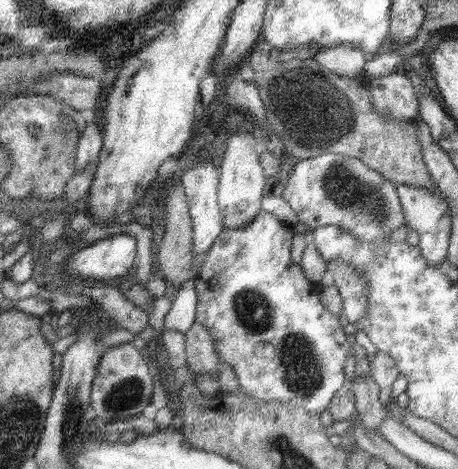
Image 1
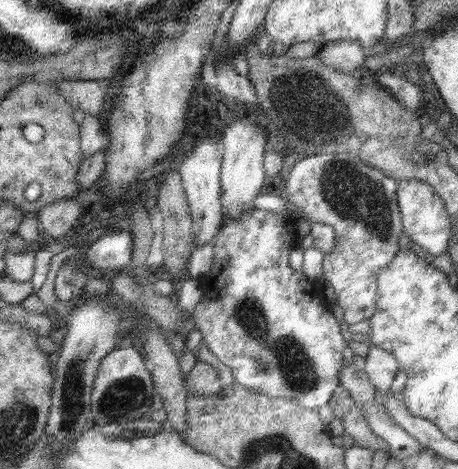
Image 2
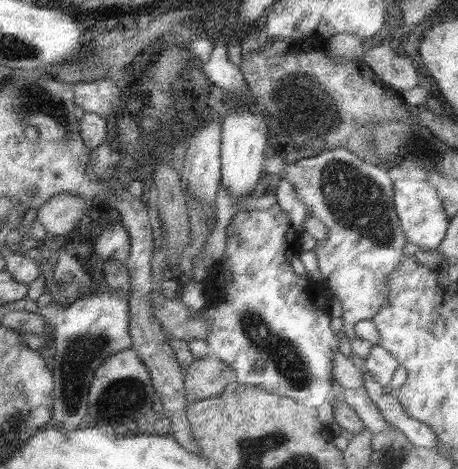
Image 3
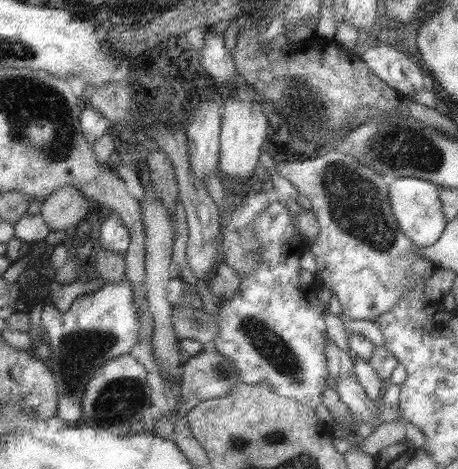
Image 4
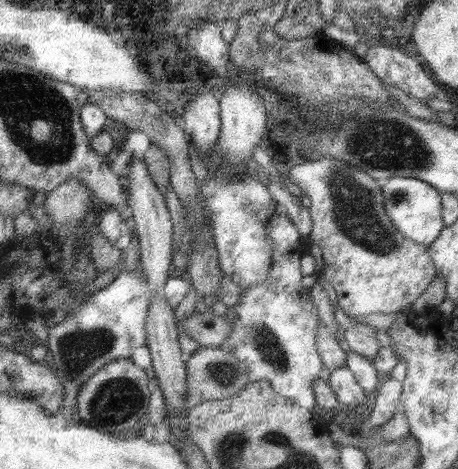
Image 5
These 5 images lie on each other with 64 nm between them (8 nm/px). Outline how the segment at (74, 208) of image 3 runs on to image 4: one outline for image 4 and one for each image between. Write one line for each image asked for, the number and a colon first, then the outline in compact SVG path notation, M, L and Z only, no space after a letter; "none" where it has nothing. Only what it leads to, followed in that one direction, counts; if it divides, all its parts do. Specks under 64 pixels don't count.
4: M63 186L49 194L41 204L41 216L51 230L53 240L71 232L87 214L91 200L87 200L79 188Z

